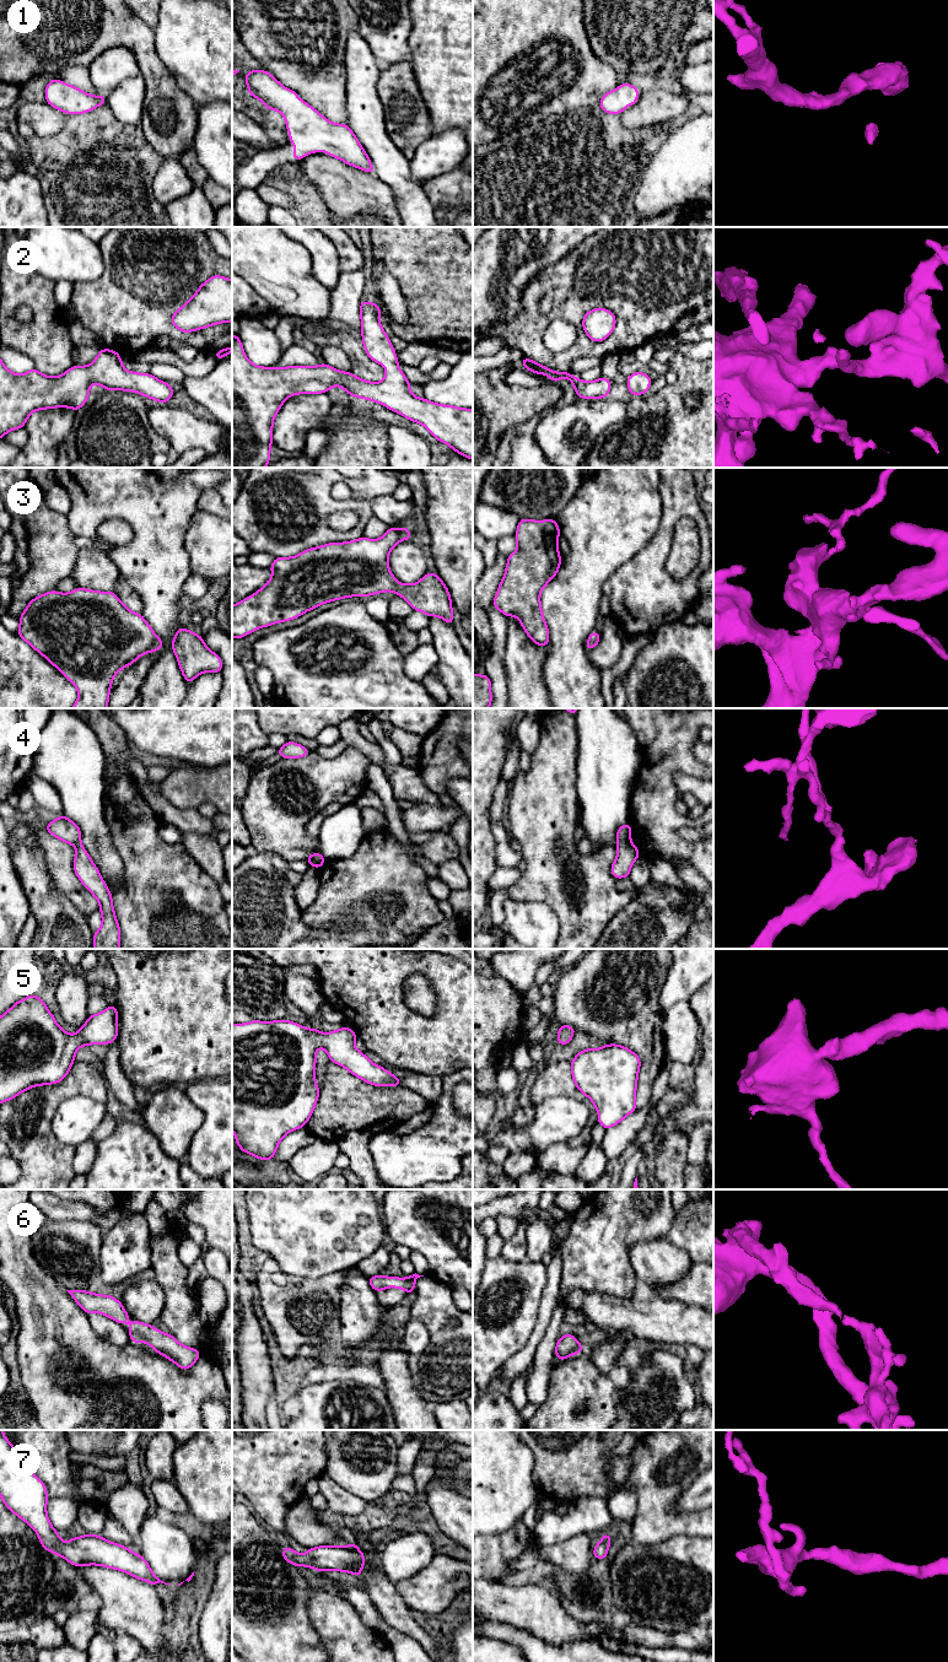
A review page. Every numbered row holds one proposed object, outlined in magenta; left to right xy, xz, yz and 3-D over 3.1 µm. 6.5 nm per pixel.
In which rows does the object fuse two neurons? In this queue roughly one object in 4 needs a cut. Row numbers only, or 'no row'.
no row

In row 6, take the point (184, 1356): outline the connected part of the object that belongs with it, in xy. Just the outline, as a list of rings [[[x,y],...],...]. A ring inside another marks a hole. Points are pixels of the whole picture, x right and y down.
[[[133,1321],[129,1335],[133,1343],[146,1342],[155,1353],[166,1356],[182,1370],[190,1369],[201,1355],[199,1350],[181,1344],[172,1334],[157,1331],[153,1324]]]

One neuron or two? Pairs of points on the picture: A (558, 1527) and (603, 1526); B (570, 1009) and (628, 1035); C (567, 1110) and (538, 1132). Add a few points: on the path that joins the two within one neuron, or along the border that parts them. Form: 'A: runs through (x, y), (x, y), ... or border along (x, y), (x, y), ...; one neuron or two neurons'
A: runs through (569, 1525), (592, 1525); one neuron
B: runs through (585, 1012), (593, 1020), (602, 1020), (613, 1025); one neuron
C: runs through (560, 1117), (545, 1129); one neuron

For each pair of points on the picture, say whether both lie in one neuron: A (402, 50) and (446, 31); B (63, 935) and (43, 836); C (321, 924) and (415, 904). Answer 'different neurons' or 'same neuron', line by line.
A: different neurons
B: different neurons
C: same neuron

